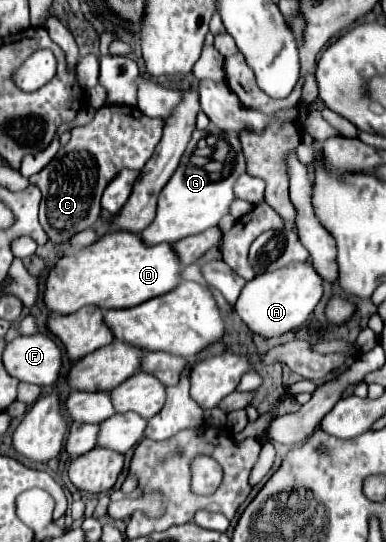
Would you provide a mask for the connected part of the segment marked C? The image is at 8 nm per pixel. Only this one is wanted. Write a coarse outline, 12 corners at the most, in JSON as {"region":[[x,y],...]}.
{"region":[[103,105],[29,181],[53,245],[89,229],[121,169],[143,169],[163,121]]}

